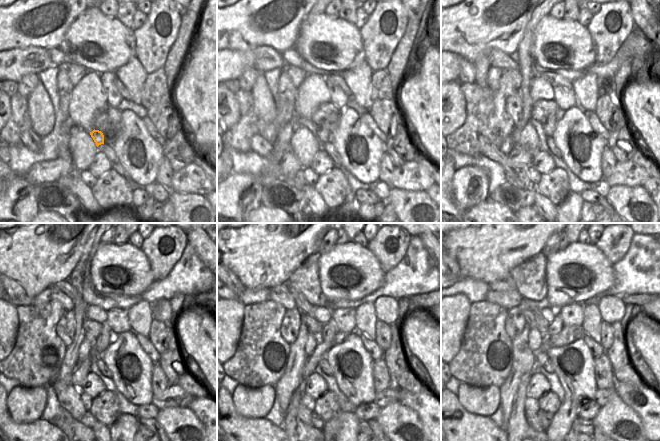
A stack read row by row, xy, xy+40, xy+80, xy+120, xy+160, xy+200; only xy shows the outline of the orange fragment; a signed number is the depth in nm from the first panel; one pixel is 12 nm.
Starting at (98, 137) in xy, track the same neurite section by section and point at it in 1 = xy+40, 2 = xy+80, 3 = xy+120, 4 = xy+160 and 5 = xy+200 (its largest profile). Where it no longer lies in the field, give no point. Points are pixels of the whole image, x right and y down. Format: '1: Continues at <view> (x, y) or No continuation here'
1: Continues at xy+40 (323, 129)
2: Continues at xy+80 (549, 123)
3: Continues at xy+120 (102, 342)
4: Continues at xy+160 (329, 330)
5: Continues at xy+200 (555, 327).

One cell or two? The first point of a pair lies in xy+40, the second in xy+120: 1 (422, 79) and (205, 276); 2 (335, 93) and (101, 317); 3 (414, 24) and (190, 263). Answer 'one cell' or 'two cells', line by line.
1: two cells
2: two cells
3: two cells

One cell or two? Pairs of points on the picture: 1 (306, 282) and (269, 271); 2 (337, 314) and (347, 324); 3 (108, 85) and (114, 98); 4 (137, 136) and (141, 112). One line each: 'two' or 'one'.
1: two
2: one
3: one
4: two

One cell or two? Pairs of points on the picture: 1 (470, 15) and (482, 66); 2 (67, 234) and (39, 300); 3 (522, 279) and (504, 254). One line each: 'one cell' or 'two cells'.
1: one cell
2: two cells
3: two cells

